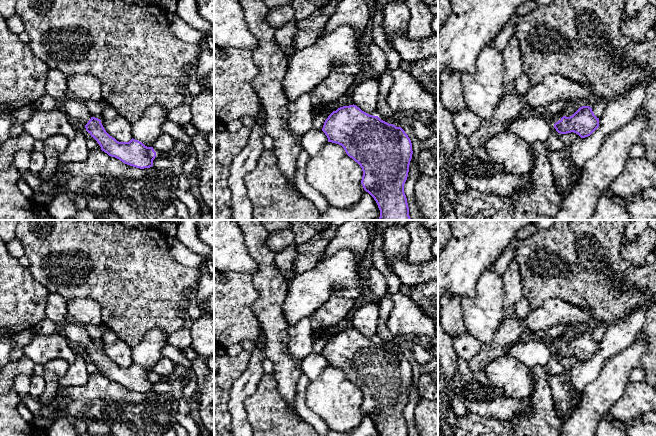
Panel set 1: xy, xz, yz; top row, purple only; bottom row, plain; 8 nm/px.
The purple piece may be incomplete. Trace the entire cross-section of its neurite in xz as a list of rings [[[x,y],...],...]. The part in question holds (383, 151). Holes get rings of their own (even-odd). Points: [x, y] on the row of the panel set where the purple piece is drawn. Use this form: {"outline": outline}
{"outline": [[[353,104],[333,111],[325,120],[322,131],[328,142],[341,145],[362,168],[361,184],[378,205],[378,220],[411,220],[404,184],[413,151],[411,140],[402,128],[369,115]]]}

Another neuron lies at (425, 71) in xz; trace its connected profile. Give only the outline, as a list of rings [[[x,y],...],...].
[[[438,56],[402,63],[401,68],[409,72],[428,93],[438,97]]]

